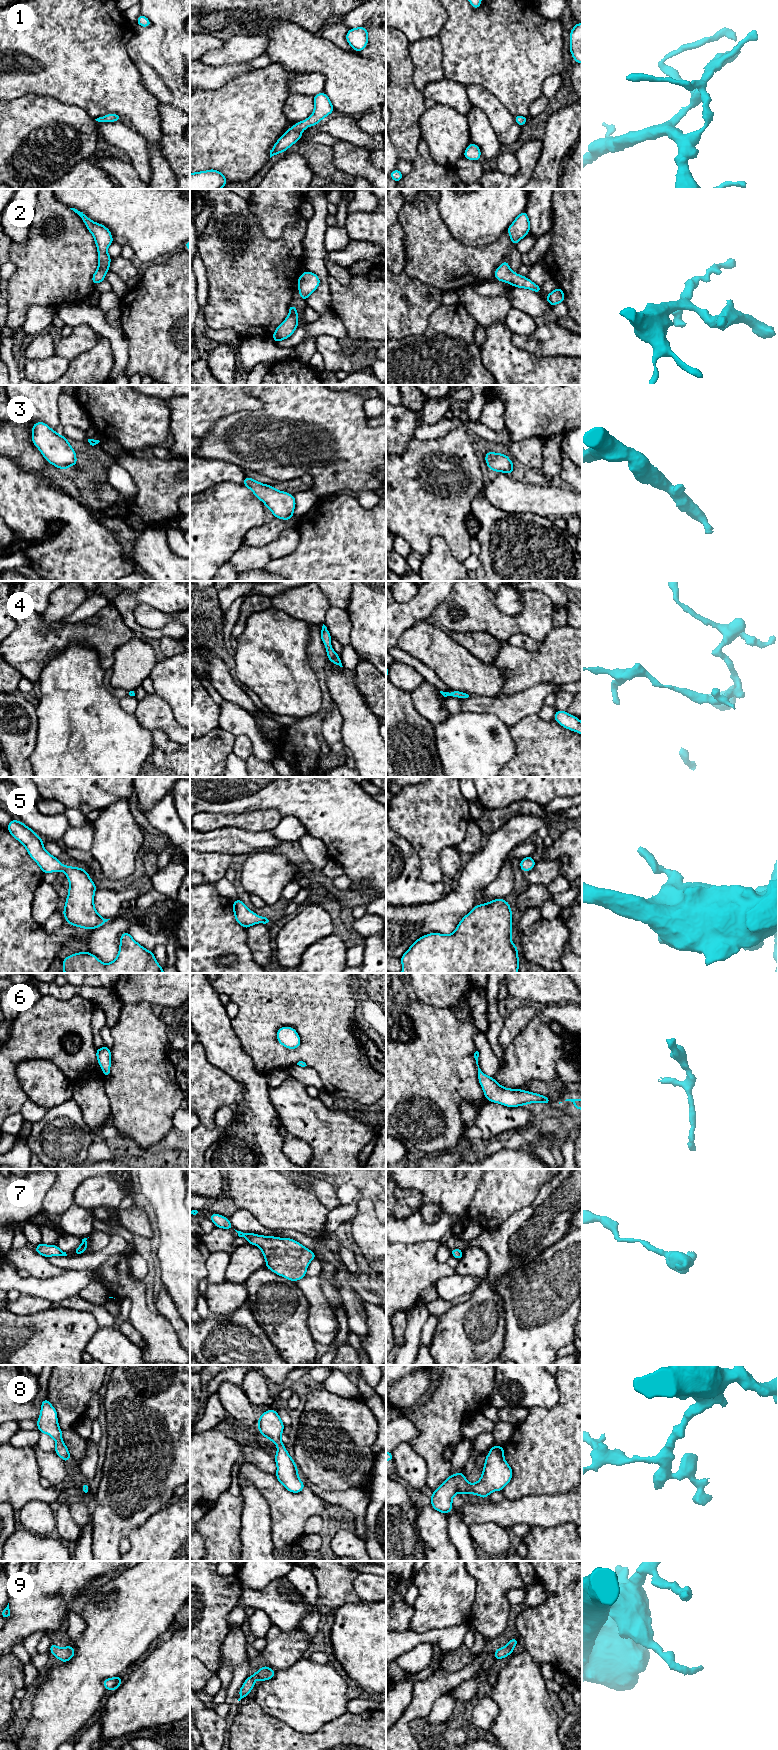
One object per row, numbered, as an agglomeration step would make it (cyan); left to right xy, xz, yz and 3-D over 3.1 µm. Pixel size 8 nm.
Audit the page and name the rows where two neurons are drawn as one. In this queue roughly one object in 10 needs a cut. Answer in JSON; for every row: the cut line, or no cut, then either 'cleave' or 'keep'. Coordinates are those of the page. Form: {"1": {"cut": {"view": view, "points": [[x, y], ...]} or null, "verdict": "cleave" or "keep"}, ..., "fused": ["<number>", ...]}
{"1": {"cut": null, "verdict": "keep"}, "2": {"cut": null, "verdict": "keep"}, "3": {"cut": null, "verdict": "keep"}, "4": {"cut": null, "verdict": "keep"}, "5": {"cut": null, "verdict": "keep"}, "6": {"cut": null, "verdict": "keep"}, "7": {"cut": null, "verdict": "keep"}, "8": {"cut": null, "verdict": "keep"}, "9": {"cut": null, "verdict": "keep"}, "fused": []}

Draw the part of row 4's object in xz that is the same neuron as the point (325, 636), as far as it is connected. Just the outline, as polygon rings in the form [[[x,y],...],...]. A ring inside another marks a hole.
[[[324,624],[321,628],[320,635],[321,635],[322,642],[324,643],[324,645],[326,647],[328,659],[332,663],[339,665],[340,667],[343,667],[339,655],[336,654],[335,651],[333,650],[333,648],[331,647],[331,639],[332,638],[329,634],[327,627]]]

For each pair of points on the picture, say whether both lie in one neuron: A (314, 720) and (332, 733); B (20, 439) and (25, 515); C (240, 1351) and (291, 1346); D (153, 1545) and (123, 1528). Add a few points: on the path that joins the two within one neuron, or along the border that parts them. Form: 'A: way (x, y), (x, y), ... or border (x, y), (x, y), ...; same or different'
A: border (334, 706), (325, 712), (322, 732), (320, 734); different
B: border (10, 457), (25, 471), (39, 472), (43, 480); different
C: border (262, 1328), (279, 1354); different
D: border (149, 1517), (127, 1537); different

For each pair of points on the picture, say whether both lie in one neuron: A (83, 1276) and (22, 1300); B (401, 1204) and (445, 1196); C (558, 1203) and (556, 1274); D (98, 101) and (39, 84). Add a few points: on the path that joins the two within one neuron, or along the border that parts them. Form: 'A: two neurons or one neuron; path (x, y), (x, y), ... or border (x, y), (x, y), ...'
A: two neurons; border (21, 1294), (36, 1296), (54, 1302)
B: two neurons; border (403, 1189), (416, 1189), (425, 1200)
C: two neurons; border (571, 1229), (538, 1255)
D: one neuron; path (83, 86), (81, 84), (54, 84)

